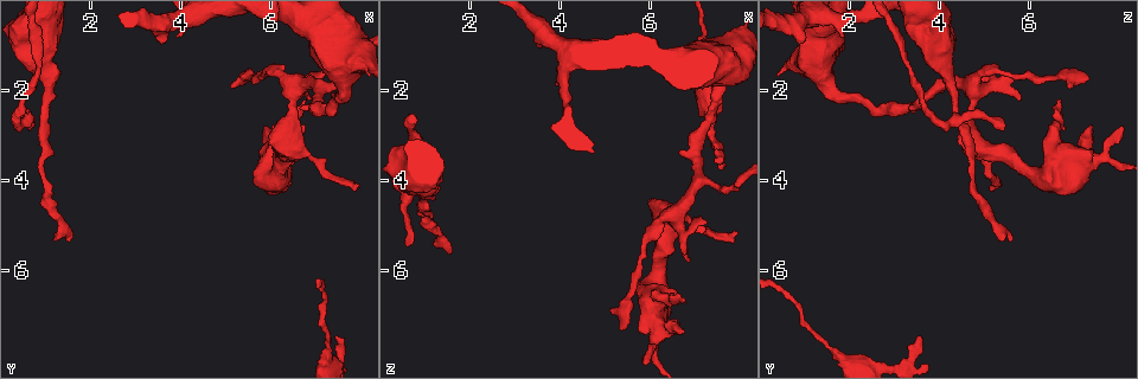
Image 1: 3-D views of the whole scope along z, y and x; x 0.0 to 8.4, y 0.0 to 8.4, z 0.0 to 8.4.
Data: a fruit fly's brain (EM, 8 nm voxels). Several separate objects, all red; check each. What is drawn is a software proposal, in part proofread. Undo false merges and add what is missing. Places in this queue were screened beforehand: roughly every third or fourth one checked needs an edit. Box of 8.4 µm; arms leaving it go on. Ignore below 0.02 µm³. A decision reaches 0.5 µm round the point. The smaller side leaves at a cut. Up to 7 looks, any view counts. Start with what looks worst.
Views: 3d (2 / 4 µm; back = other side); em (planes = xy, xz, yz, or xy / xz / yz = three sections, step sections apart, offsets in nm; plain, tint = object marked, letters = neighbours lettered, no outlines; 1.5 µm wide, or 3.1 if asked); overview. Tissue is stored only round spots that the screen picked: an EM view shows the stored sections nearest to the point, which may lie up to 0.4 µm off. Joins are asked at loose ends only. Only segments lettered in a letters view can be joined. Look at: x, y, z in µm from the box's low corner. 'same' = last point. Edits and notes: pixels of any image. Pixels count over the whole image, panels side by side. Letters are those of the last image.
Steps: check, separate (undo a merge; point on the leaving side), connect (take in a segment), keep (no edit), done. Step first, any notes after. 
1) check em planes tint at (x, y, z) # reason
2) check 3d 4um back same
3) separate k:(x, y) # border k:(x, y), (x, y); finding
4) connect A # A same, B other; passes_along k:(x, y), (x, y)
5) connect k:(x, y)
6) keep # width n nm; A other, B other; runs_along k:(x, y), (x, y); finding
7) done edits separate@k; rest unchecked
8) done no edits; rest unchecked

check 3d 2um at (7.45, 7.50, 3.60) # free end

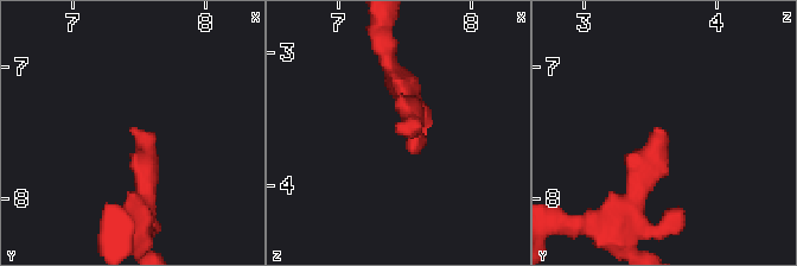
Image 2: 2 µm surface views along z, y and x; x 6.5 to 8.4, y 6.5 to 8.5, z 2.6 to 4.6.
check em planes tint at (7.46, 7.46, 3.56)

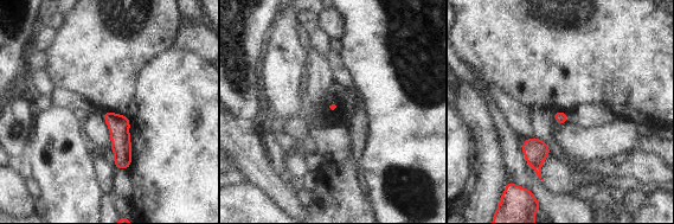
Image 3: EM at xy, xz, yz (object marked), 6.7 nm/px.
check em planes letters same # see the neighbours

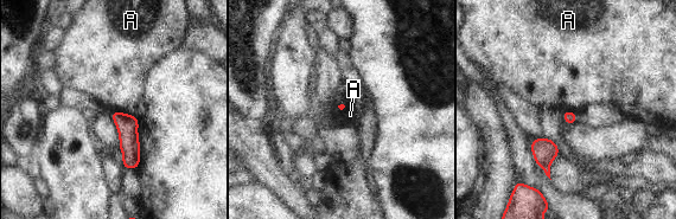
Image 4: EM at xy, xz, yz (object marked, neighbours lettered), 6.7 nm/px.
keep # A other; border 4:(109, 111), (123, 111), (133, 115); no lettered segment goes on from it

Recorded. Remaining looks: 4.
check 3d 2um at (7.20, 7.90, 1.80) # sudden change in width

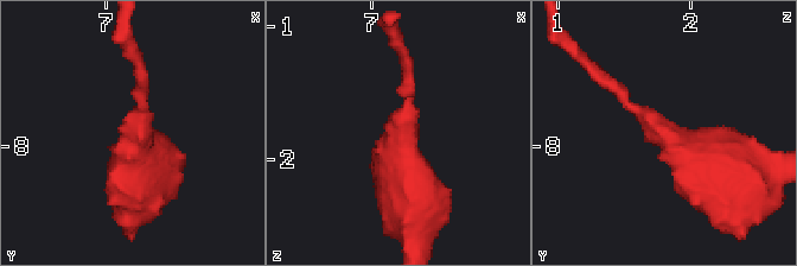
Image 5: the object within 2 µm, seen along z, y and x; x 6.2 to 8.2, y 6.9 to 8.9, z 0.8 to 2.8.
check em planes letters at (7.22, 7.90, 1.78) # now the EM

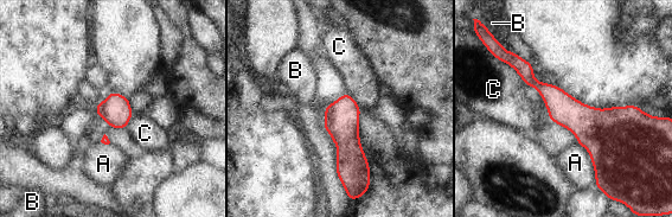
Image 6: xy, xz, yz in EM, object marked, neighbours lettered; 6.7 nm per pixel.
keep # longest_contact A 320 nm; A other, B other, C other; runs_along 6:(346, 96), (346, 184); all the same neuron

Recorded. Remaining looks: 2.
check em planes letters at (0.85, 1.45, 3.30) # thin neck

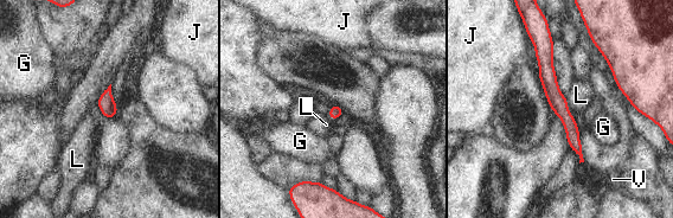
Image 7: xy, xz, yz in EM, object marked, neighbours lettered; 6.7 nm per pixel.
keep # width 90 nm; G other, J other, L other, V other; border 7:(565, 97), (568, 110), (572, 116); all the same neuron

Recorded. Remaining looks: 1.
done no edits; rest unchecked

